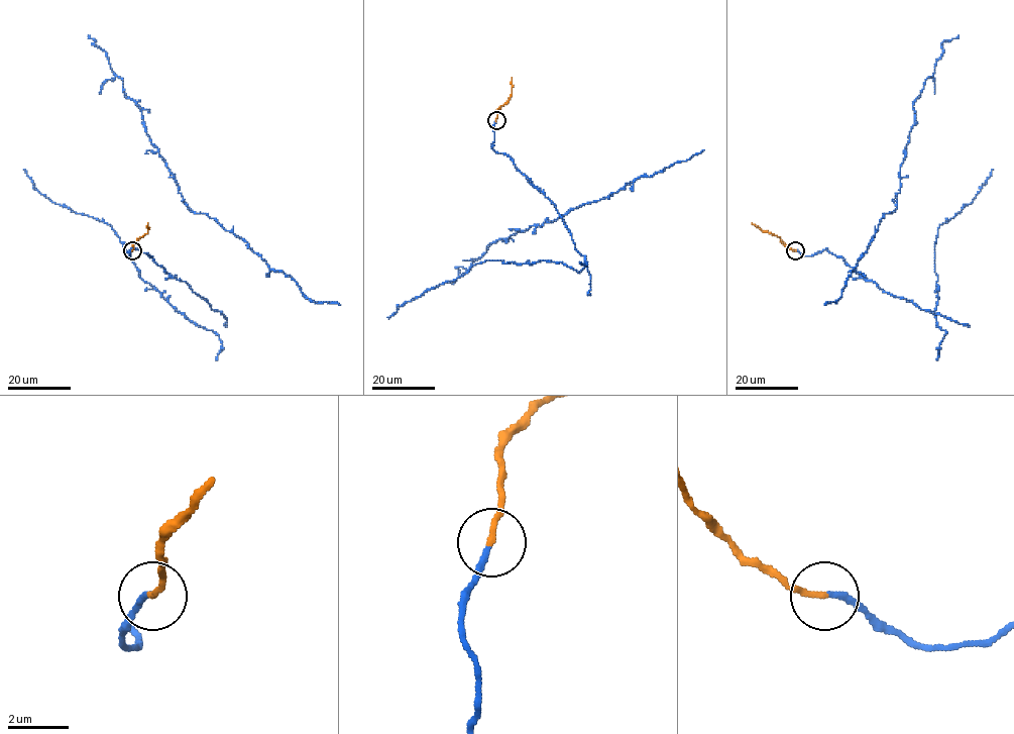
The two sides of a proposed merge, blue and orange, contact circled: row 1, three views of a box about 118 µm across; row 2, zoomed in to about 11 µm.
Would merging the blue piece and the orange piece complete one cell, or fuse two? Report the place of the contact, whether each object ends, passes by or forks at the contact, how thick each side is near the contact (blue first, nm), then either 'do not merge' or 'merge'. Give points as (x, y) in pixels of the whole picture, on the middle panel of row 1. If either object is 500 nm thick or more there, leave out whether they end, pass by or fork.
(496, 120) | blue ends | orange ends | 200/190 nm | merge

